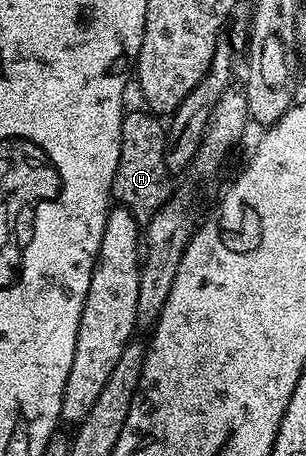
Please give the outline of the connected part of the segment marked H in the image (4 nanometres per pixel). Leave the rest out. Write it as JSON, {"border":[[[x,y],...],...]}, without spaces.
{"border":[[[148,110],[126,111],[121,117],[121,149],[119,166],[115,170],[112,195],[117,196],[122,205],[128,208],[138,221],[148,221],[171,199],[169,180],[171,173],[165,165],[165,137],[167,128],[160,124],[158,117]]]}

